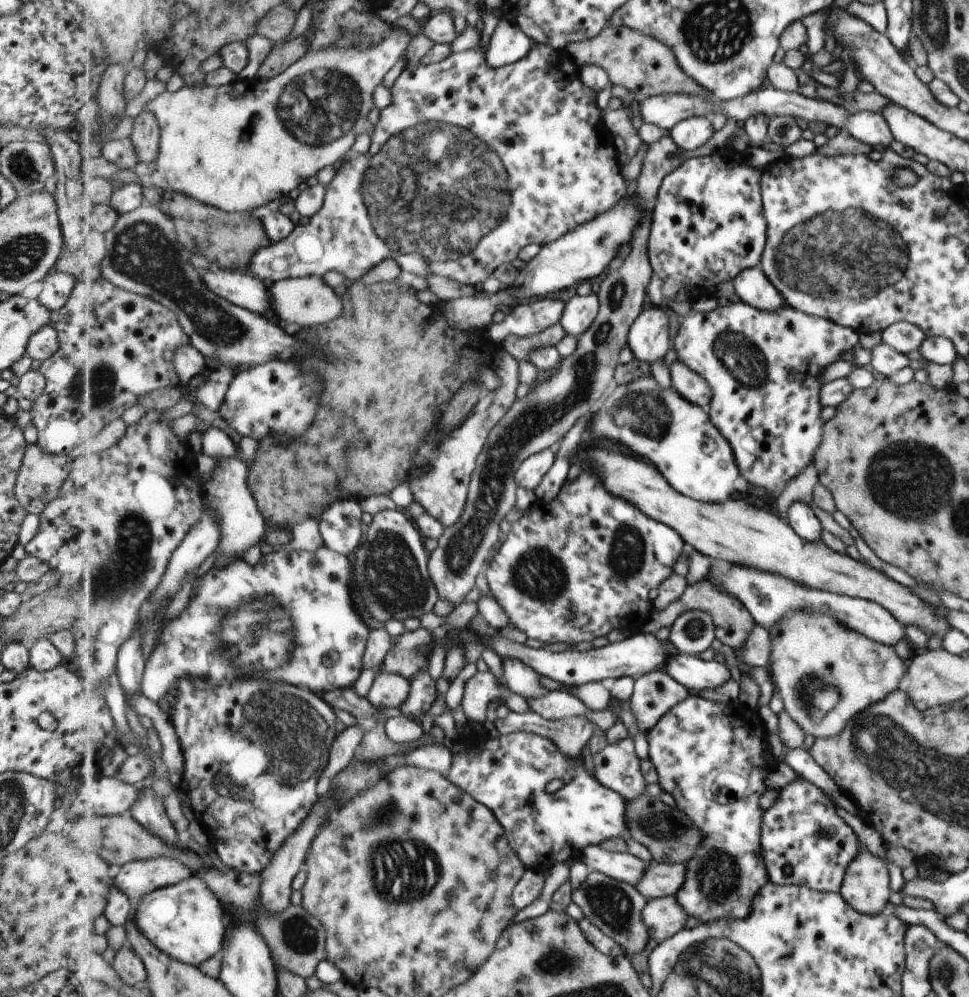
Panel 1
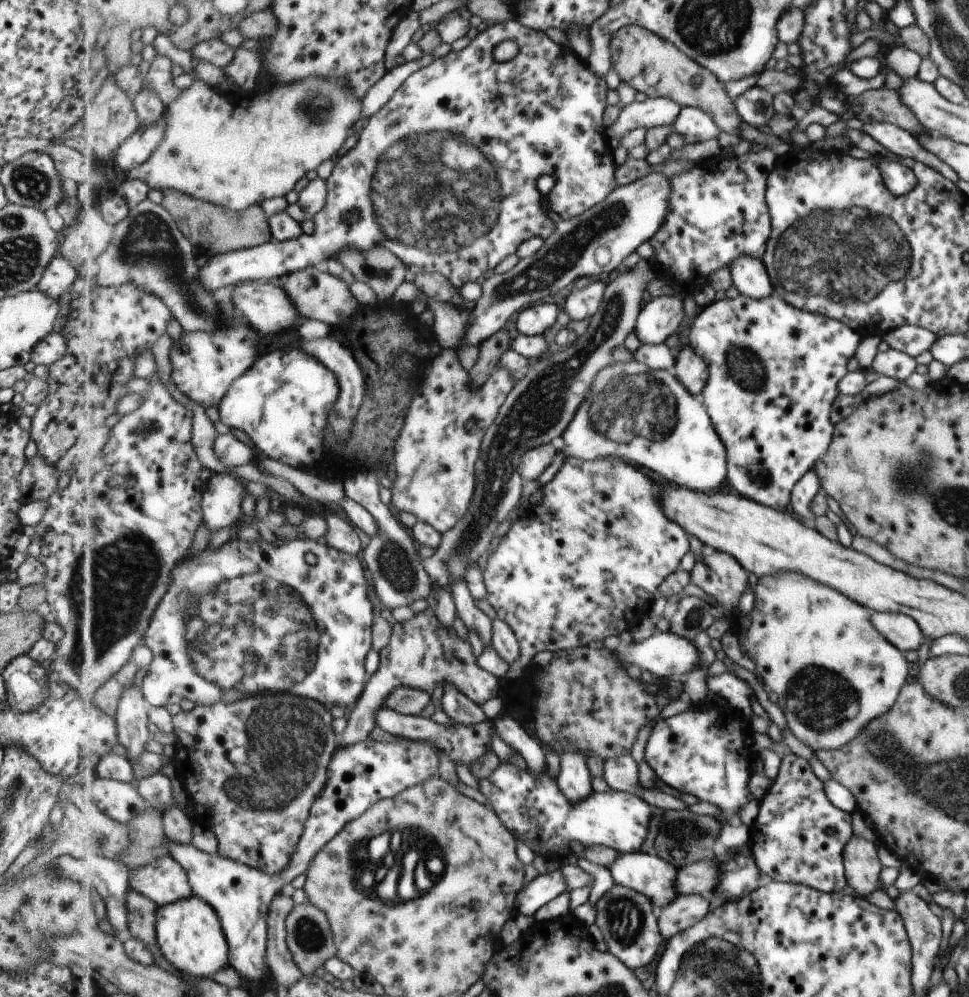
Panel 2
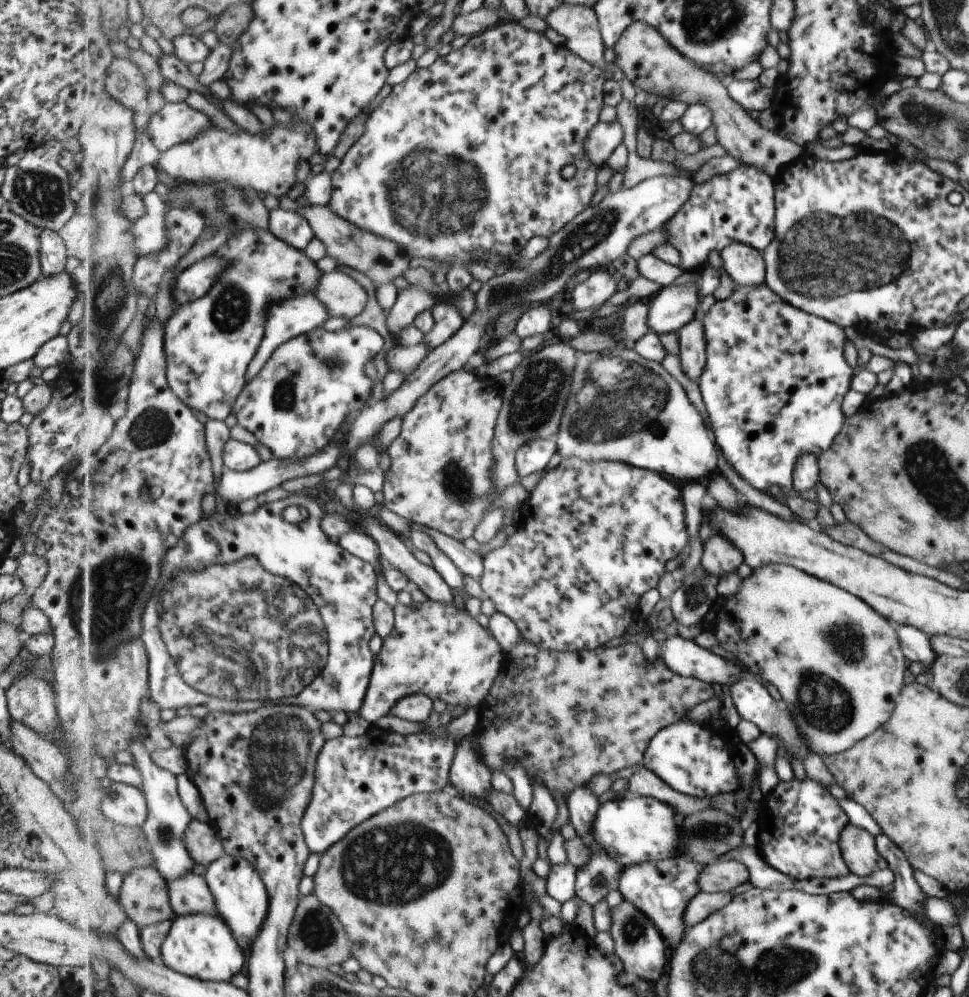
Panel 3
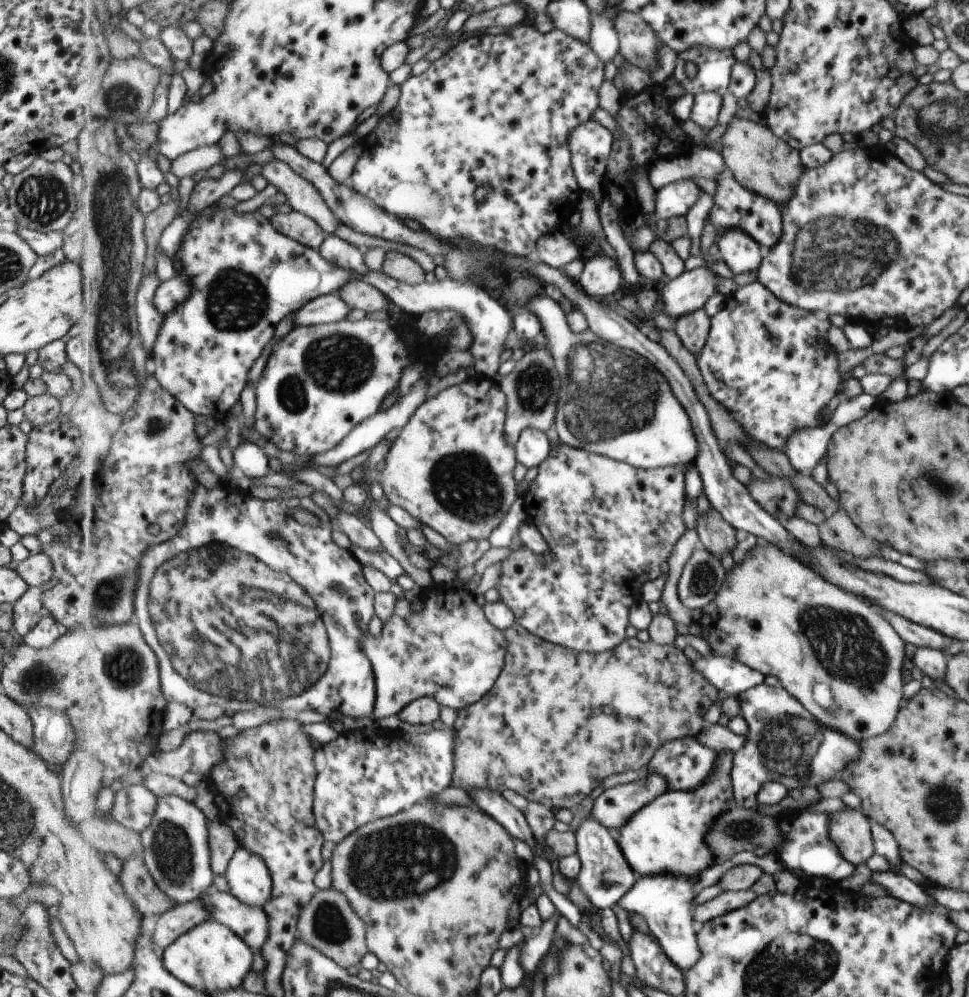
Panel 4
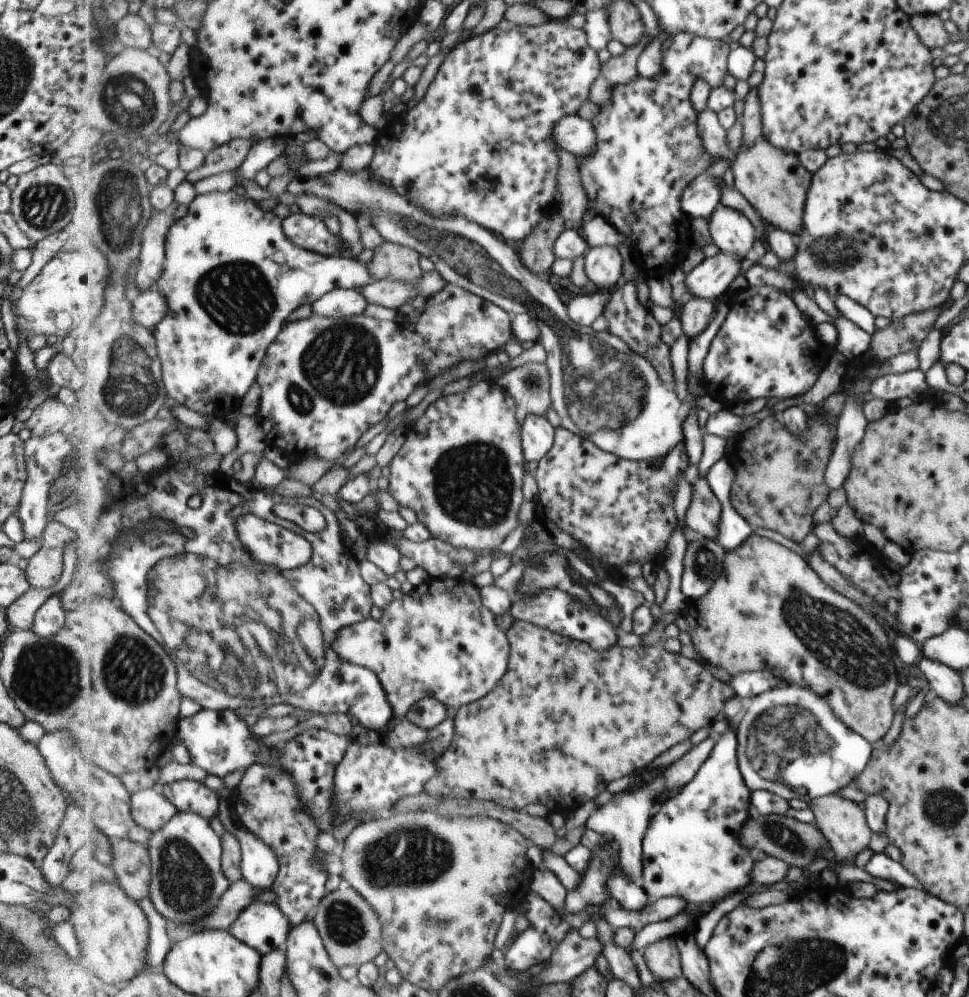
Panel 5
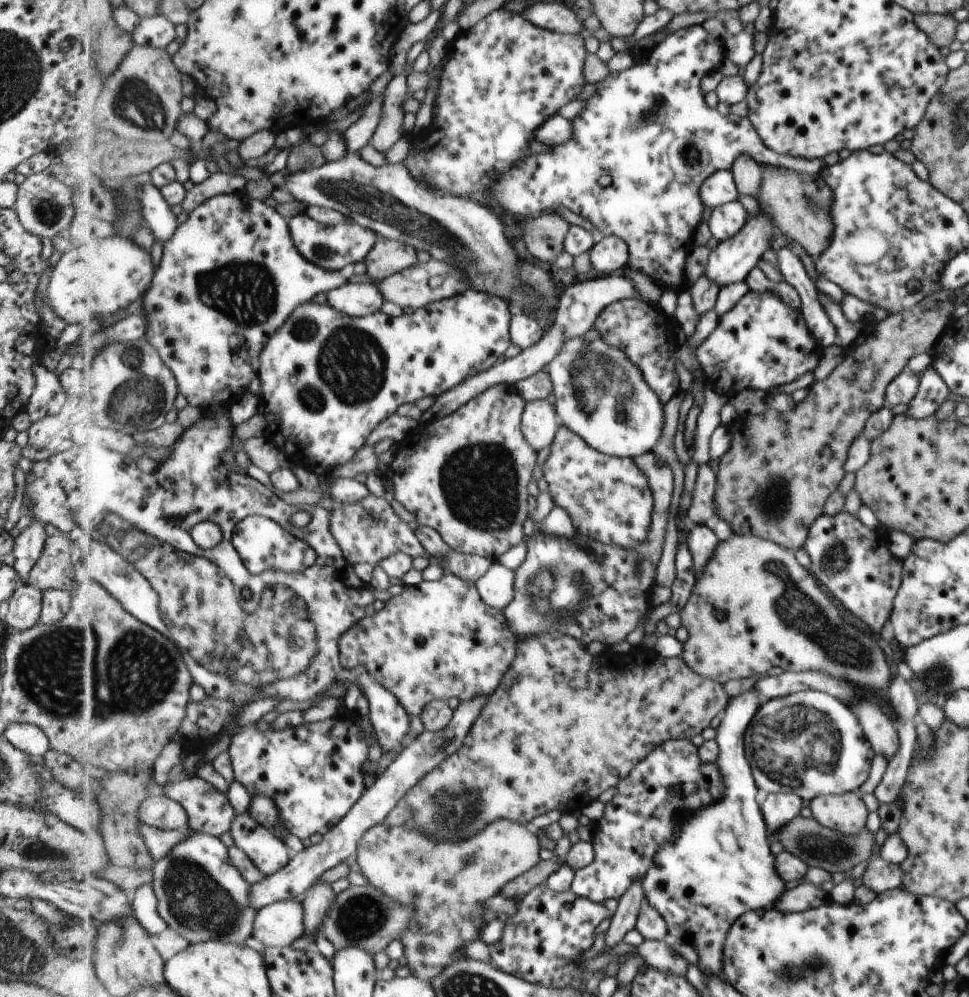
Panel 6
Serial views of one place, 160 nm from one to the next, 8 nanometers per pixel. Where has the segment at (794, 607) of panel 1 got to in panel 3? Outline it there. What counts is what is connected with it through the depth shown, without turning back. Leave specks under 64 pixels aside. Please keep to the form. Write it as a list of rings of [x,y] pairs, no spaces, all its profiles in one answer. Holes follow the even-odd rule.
[[[897,626],[899,642],[902,642],[902,653],[908,661],[920,662],[931,666],[937,656],[932,650],[928,636],[910,626]]]

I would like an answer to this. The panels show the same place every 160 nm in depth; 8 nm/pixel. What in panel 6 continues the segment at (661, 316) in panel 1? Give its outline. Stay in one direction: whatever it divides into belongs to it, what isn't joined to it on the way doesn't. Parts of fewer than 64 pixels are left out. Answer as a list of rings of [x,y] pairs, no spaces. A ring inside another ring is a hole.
[[[763,211],[751,216],[747,226],[735,238],[720,242],[716,249],[713,249],[705,264],[704,275],[717,282],[720,287],[734,285],[745,281],[748,272],[757,264],[757,260],[762,258],[763,252],[770,248],[771,238],[778,233],[770,218],[767,218]]]

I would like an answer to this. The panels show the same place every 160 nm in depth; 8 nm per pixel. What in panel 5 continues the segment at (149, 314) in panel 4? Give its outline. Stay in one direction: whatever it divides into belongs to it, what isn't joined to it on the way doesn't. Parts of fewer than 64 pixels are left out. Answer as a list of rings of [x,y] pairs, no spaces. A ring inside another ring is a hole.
[[[161,211],[152,215],[144,230],[140,265],[135,284],[141,292],[154,290],[166,263],[166,240],[171,227],[177,222],[172,212]]]

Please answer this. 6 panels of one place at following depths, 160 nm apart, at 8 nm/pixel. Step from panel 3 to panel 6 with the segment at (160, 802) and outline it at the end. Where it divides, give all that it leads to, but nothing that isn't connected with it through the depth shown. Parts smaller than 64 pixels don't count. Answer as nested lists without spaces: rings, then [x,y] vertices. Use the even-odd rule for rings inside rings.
[[[189,828],[189,836],[183,840],[183,842],[179,842],[179,846],[177,848],[173,848],[171,850],[171,854],[167,854],[165,858],[161,858],[161,860],[155,862],[153,866],[153,890],[155,890],[155,896],[157,896],[158,900],[158,912],[162,921],[165,924],[173,928],[178,934],[181,934],[184,938],[189,940],[190,944],[196,944],[199,942],[205,942],[205,940],[221,940],[222,942],[231,942],[234,944],[247,944],[247,940],[249,938],[254,938],[254,927],[255,927],[255,918],[257,918],[258,910],[251,910],[251,884],[243,878],[243,874],[238,870],[237,866],[230,860],[230,851],[219,838],[215,837],[211,834],[206,834],[205,831],[201,830],[193,830],[193,828]]]

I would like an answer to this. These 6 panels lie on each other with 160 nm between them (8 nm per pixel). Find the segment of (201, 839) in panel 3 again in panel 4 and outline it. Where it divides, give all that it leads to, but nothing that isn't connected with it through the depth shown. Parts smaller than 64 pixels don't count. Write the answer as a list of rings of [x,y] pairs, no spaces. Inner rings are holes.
[[[210,821],[210,845],[212,852],[212,869],[215,874],[225,876],[231,859],[241,846],[235,831],[223,821]]]

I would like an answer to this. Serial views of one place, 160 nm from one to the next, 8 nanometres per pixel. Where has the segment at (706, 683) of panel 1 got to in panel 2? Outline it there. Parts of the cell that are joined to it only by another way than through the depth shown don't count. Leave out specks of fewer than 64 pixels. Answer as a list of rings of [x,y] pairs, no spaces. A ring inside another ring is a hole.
[[[722,673],[713,677],[706,677],[707,687],[720,695],[723,695],[729,706],[740,710],[749,720],[751,715],[751,699],[755,698],[749,683],[741,680],[733,673]]]

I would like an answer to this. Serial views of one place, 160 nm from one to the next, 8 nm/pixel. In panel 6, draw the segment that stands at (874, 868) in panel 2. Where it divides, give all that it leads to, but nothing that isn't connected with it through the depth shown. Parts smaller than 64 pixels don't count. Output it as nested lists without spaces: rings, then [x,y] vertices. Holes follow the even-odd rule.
[[[855,791],[810,798],[808,808],[815,822],[845,836],[861,833],[867,818],[867,808]]]

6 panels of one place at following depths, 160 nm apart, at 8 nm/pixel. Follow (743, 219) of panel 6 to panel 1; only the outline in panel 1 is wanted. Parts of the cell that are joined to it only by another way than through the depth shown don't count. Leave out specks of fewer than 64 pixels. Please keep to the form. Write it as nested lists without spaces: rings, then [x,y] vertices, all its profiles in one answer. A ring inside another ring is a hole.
[[[761,266],[745,270],[733,281],[736,294],[749,306],[765,312],[782,308],[784,304],[782,295],[763,274]]]

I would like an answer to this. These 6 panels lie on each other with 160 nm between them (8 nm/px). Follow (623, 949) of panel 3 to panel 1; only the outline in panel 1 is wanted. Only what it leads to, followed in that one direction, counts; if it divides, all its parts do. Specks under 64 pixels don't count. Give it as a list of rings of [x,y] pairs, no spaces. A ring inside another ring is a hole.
[[[592,871],[580,889],[573,891],[571,900],[583,909],[587,919],[616,940],[624,948],[625,954],[641,954],[647,948],[647,940],[651,940],[652,936],[644,921],[643,911],[649,901],[635,885]]]

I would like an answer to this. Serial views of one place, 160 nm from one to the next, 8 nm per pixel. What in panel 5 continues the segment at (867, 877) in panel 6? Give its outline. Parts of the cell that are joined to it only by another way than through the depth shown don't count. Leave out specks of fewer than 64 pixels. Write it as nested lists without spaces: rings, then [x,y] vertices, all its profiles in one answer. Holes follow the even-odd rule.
[[[873,853],[864,866],[864,871],[874,879],[889,881],[897,887],[911,887],[924,890],[897,861],[891,860],[883,853]]]

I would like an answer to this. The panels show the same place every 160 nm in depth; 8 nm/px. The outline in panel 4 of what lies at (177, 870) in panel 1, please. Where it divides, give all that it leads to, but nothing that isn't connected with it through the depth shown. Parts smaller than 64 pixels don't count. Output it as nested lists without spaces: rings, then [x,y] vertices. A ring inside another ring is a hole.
[[[214,888],[201,900],[211,909],[215,921],[235,931],[253,950],[262,950],[269,940],[270,918],[263,907],[244,905],[235,895]]]

